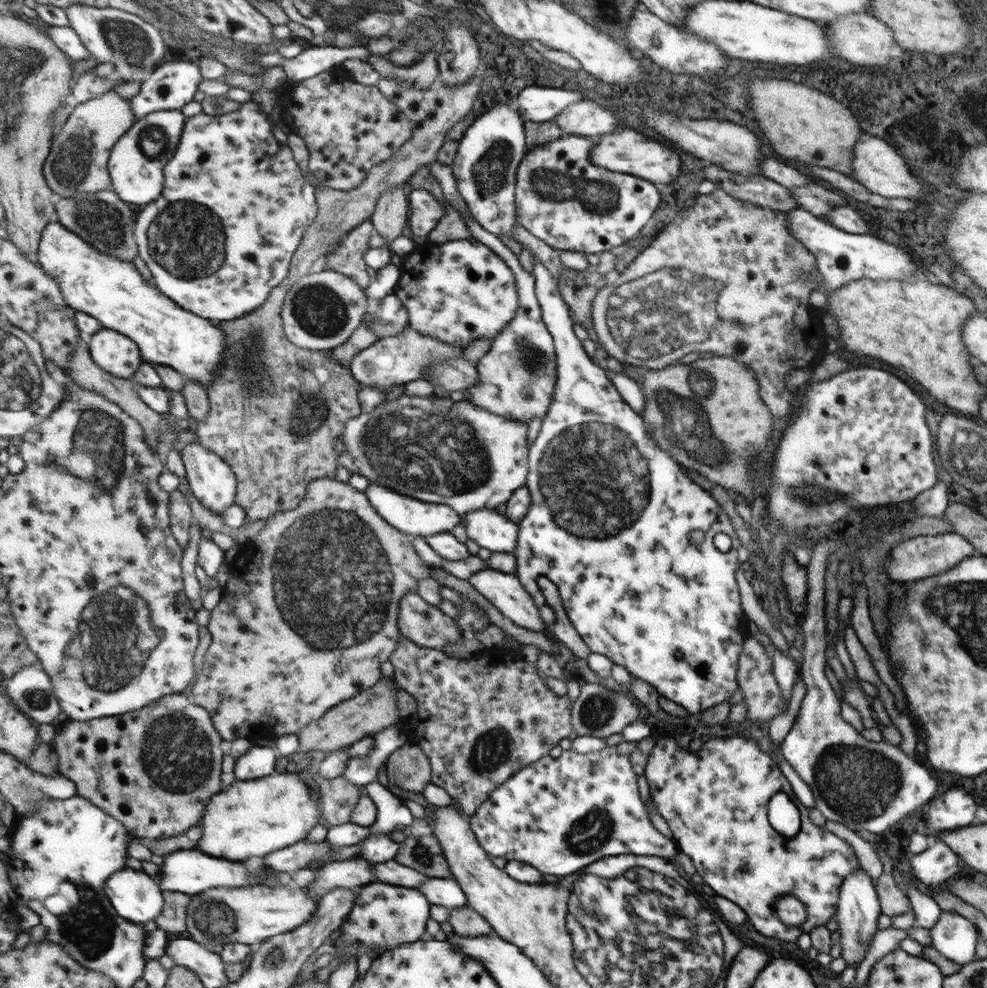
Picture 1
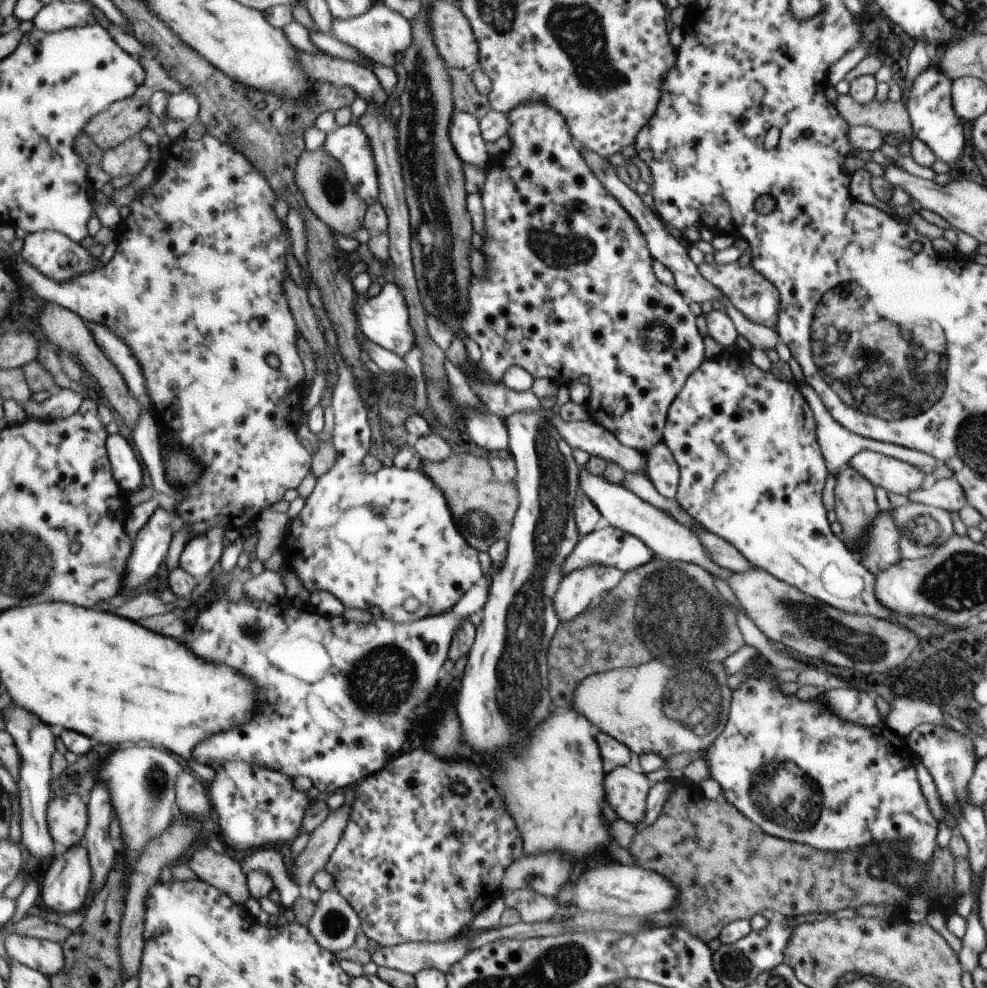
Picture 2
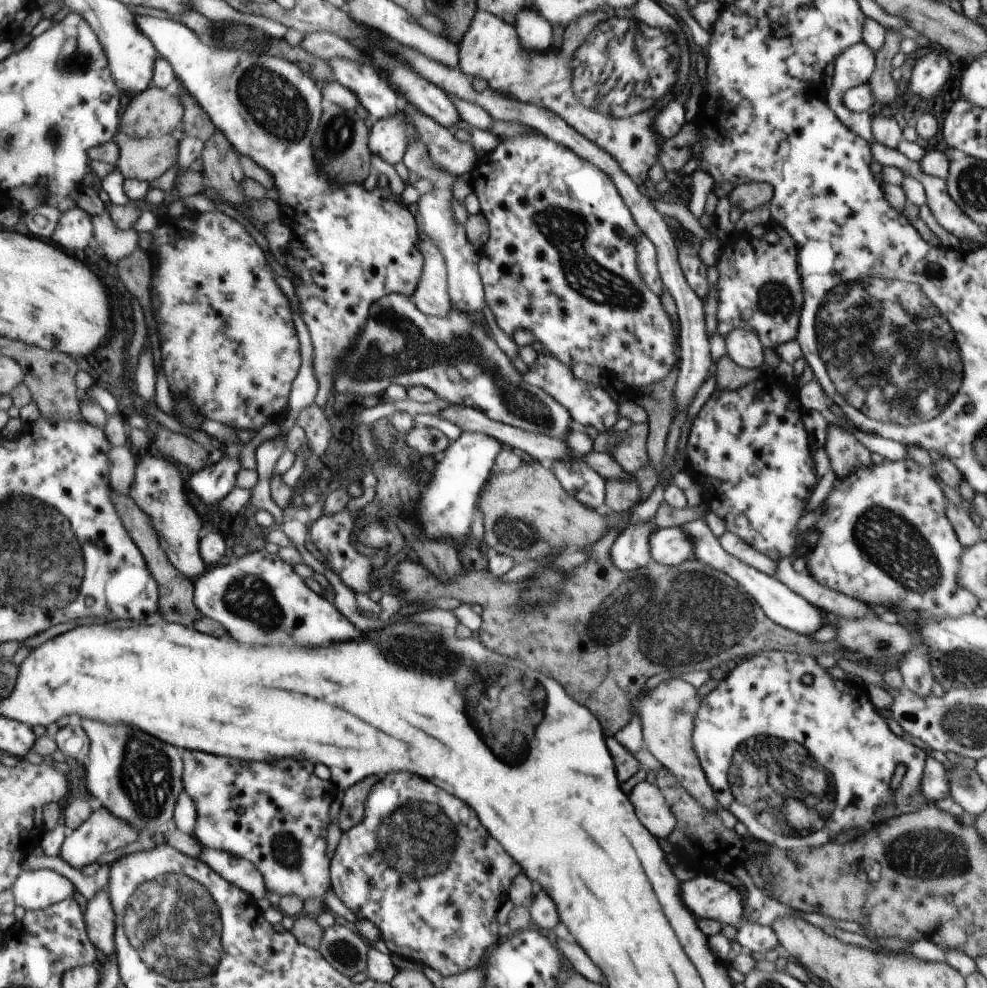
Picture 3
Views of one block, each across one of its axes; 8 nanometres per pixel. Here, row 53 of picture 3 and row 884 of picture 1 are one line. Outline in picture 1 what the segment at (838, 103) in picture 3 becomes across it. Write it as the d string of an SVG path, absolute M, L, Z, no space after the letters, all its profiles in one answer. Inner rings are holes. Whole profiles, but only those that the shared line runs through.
M860 866L856 872L852 872L840 886L840 894L837 902L838 926L840 930L840 944L842 945L841 958L846 962L846 967L858 969L868 955L870 944L874 939L881 915L880 901L872 878L866 874L866 870Z

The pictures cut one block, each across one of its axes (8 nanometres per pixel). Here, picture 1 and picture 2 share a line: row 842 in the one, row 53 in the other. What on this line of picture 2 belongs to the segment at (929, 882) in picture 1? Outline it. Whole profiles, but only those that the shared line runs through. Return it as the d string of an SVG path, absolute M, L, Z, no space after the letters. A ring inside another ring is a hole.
M938 46L931 50L931 63L912 81L909 95L904 103L913 127L913 137L918 137L927 144L938 159L954 164L964 151L964 132L962 132L962 122L955 113L955 108L952 108L953 80L940 66L945 50L946 46Z

